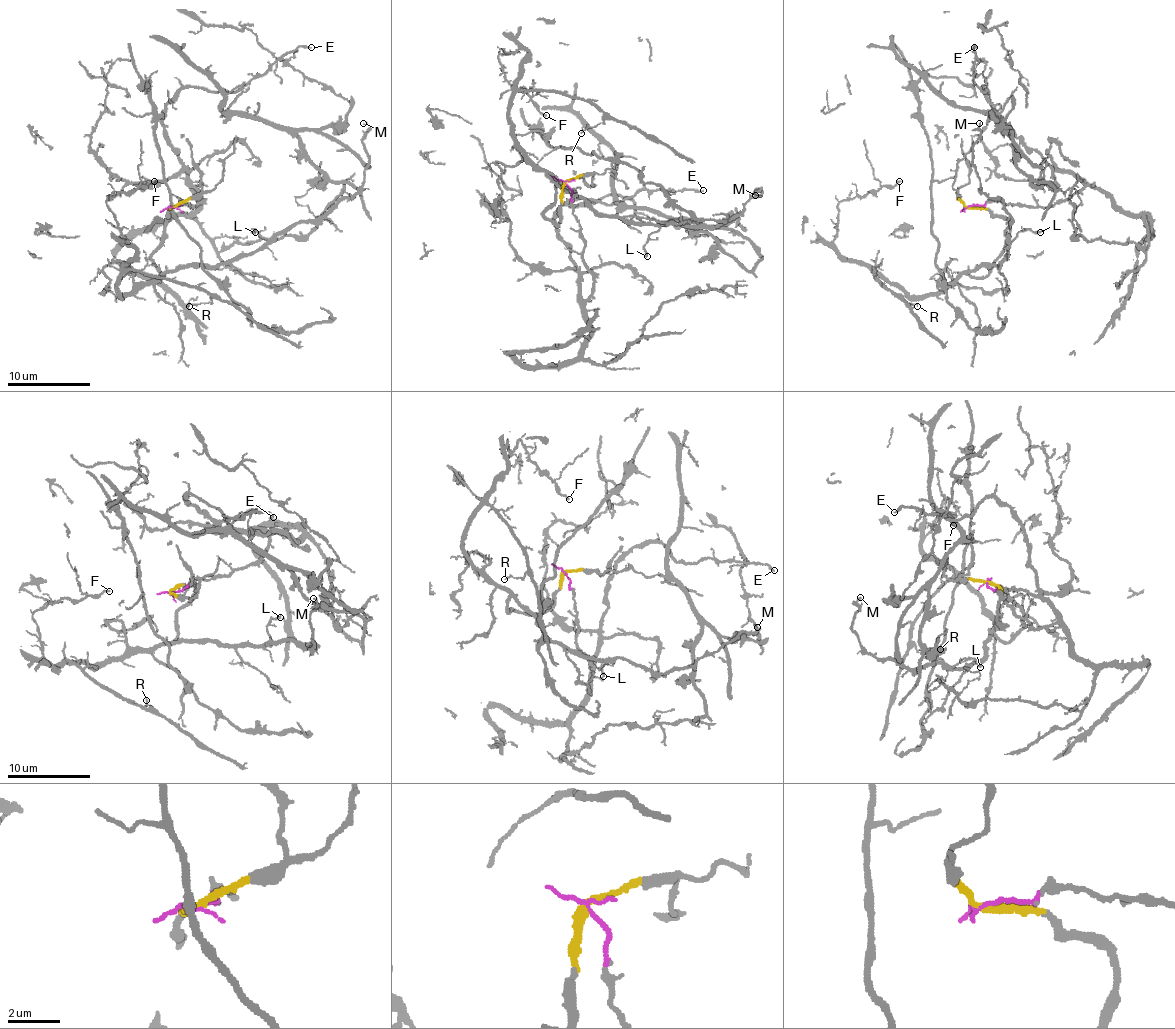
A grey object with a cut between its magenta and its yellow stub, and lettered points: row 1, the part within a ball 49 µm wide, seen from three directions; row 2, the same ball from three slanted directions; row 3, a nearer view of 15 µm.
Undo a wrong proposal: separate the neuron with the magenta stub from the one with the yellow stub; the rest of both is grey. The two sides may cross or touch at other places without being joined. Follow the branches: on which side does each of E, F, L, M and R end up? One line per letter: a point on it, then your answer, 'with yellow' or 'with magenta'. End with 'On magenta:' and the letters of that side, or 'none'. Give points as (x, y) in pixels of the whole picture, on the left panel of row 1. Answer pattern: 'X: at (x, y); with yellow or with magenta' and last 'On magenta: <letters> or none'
E: at (311, 47); with magenta
F: at (154, 181); with yellow
L: at (255, 232); with yellow
M: at (363, 123); with yellow
R: at (189, 306); with yellow
On magenta: E

